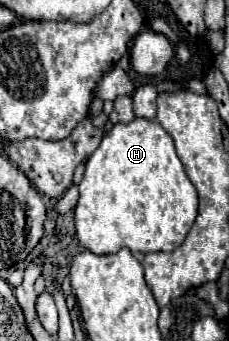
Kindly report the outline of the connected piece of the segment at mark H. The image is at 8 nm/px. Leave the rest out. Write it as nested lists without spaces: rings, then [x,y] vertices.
[[[137,117],[137,119],[133,119],[131,123],[115,123],[113,129],[103,137],[103,141],[101,141],[101,145],[95,149],[95,153],[89,157],[89,161],[87,161],[87,165],[85,165],[83,181],[79,183],[79,203],[77,203],[77,207],[75,207],[75,229],[77,229],[79,243],[81,243],[85,249],[89,249],[89,251],[93,251],[93,253],[97,253],[97,255],[117,253],[121,247],[129,247],[131,251],[141,251],[141,253],[151,253],[151,251],[165,251],[165,253],[167,253],[167,251],[177,249],[177,247],[185,241],[185,237],[187,237],[187,233],[189,233],[189,229],[193,227],[195,217],[197,217],[197,203],[199,203],[197,189],[195,189],[195,185],[189,181],[189,177],[187,177],[187,173],[185,173],[185,169],[183,169],[183,165],[181,165],[181,161],[179,161],[179,157],[177,157],[177,153],[175,153],[175,143],[173,143],[171,135],[169,135],[157,121],[153,121],[153,119],[139,119],[139,117]]]

